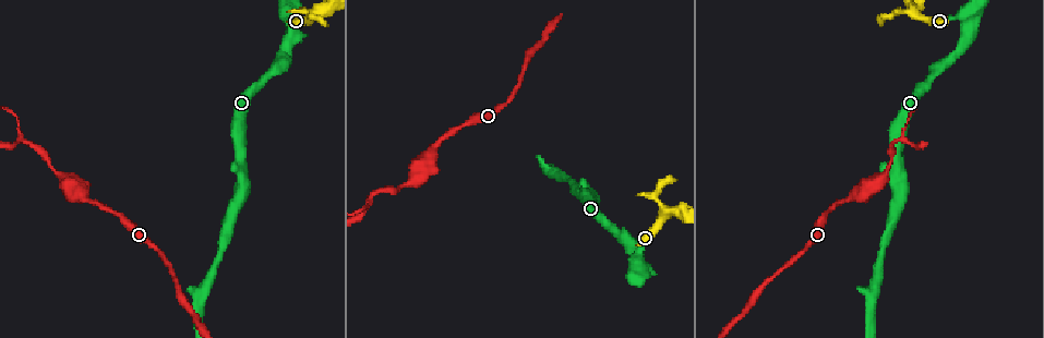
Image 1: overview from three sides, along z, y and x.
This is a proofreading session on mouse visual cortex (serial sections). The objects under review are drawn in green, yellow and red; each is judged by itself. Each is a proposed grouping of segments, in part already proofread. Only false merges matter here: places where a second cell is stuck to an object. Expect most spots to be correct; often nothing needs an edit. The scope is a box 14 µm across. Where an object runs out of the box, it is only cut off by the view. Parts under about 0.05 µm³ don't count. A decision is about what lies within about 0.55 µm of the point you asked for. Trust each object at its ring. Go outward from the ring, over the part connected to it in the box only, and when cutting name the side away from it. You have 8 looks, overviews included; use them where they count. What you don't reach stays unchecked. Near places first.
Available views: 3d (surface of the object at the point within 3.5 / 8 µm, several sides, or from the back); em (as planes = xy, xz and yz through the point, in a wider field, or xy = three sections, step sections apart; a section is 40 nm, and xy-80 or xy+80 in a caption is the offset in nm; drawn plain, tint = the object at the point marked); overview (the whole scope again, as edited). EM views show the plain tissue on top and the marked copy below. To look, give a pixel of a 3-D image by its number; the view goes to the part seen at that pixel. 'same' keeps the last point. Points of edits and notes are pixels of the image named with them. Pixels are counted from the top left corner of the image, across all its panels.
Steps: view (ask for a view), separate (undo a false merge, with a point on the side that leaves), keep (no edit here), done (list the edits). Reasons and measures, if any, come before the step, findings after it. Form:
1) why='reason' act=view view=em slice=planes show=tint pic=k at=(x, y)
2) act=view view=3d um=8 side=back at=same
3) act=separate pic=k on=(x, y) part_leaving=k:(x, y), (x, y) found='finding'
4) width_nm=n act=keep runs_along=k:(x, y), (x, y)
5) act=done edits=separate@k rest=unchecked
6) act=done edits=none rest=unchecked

why='abrupt turn' act=view view=3d um=8 pic=1 at=(871, 294)

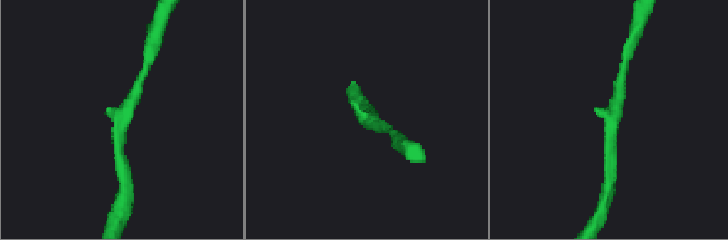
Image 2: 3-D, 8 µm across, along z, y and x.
act=view view=em slice=xy step=1 show=tint pic=2 at=(367, 119)

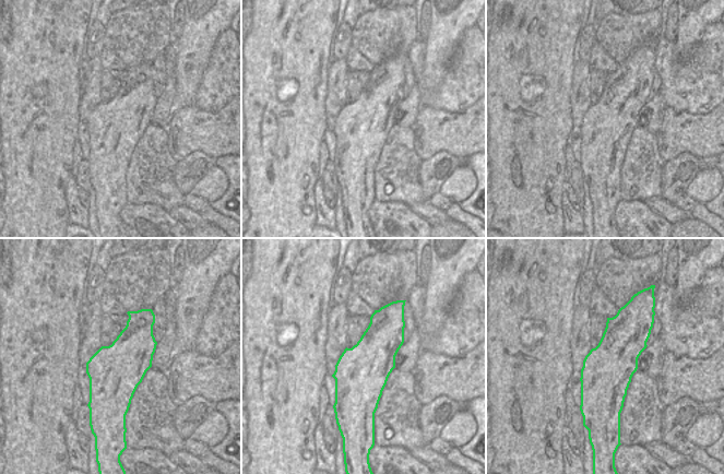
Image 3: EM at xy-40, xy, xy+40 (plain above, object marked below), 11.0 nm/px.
act=keep runs_along=2:(136, 92), (121, 118), (117, 148) found='one cell here'

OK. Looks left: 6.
why='arms part here' act=view view=3d um=3.5 pic=1 at=(370, 200)

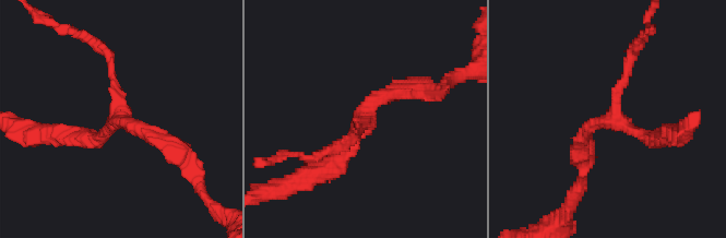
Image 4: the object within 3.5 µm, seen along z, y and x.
arms=3 arm_widths_nm=150,200,250 why='need the tissue' act=view view=em slice=xy step=5 show=tint pic=4 at=(118, 119)

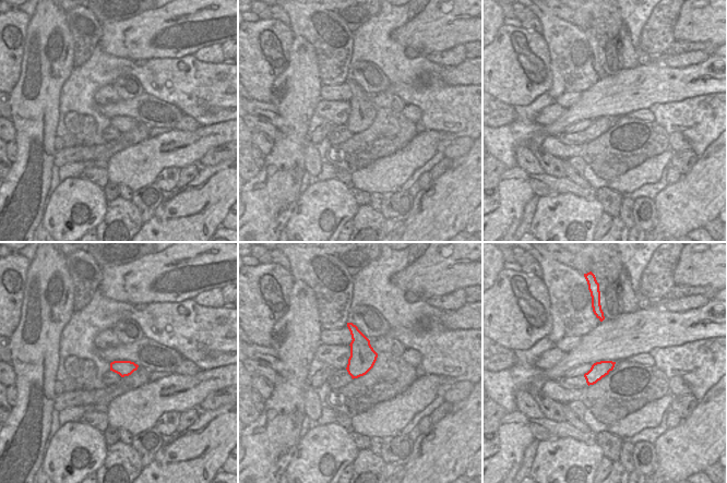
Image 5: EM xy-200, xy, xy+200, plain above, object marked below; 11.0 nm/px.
act=keep runs_along=4:(416, 90), (369, 103), (325, 170) found='one cell here'

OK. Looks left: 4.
why='arms part here' act=view view=3d um=3.5 pic=1 at=(315, 11)

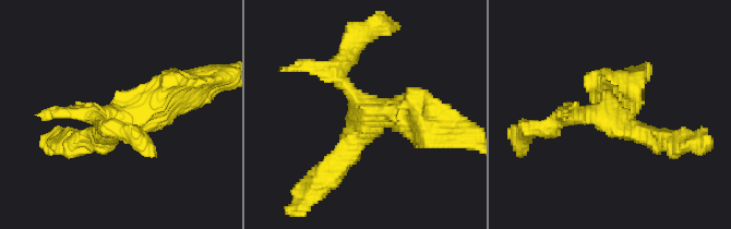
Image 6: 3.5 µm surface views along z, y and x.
arms=3 arm_widths_nm=250,300,400 why='need the tissue' act=view view=em slice=xy step=1 show=tint pic=6 at=(122, 115)

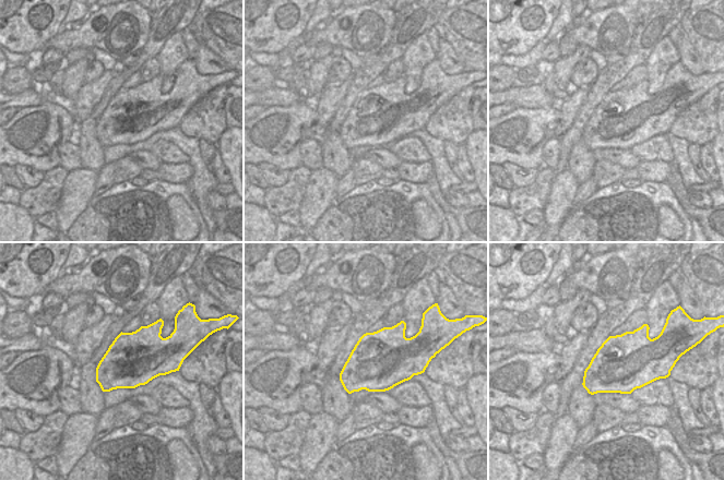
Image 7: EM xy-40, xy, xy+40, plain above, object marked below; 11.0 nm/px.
act=keep runs_along=6:(94, 137), (188, 87) found='all the same cell'

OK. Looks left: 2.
act=done edits=none rest=unchecked

